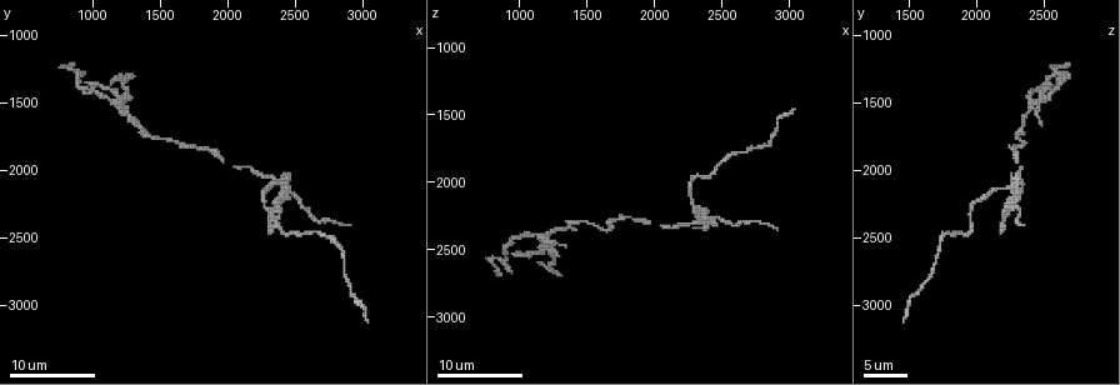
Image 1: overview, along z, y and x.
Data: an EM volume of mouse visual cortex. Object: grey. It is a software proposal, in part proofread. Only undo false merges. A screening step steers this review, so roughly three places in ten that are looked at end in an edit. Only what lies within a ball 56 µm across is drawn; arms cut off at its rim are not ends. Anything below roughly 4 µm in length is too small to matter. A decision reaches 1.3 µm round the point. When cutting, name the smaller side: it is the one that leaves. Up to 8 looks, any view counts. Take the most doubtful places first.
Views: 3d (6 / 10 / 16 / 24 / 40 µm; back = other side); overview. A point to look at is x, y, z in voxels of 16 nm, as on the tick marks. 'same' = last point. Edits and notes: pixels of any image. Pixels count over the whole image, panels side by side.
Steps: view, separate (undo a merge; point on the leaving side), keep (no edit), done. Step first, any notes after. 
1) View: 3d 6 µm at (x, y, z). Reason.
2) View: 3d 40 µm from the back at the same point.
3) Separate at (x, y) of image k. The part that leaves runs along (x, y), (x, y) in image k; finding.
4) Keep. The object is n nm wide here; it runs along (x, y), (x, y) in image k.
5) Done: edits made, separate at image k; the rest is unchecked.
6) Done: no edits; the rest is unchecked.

View: 3d 10 µm at (2340, 2100, 2260). Side arm on a straight run.

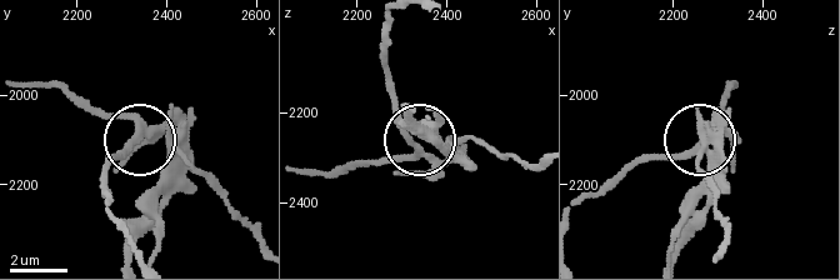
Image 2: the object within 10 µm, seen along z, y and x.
Separate at (181, 154) of image 2. The object is 220 nm wide here; a second cell is stuck on.

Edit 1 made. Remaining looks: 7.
View: 3d 16 µm at (1200, 1540, 2400).

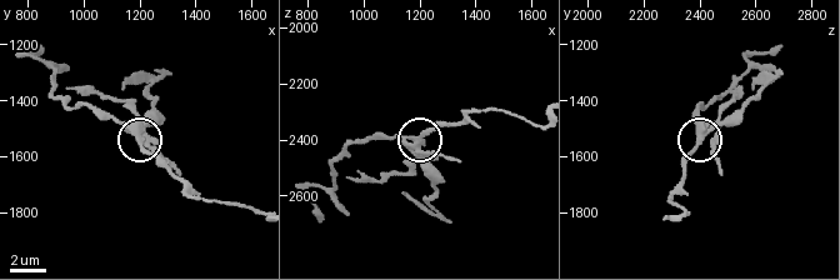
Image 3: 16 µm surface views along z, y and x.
Separate at (429, 161) of image 3. The object is 330 nm wide here; the part that leaves runs along (414, 141), (433, 189), (433, 208), (449, 219) in image 3; a second cell is stuck on.

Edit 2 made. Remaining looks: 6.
View: overview.

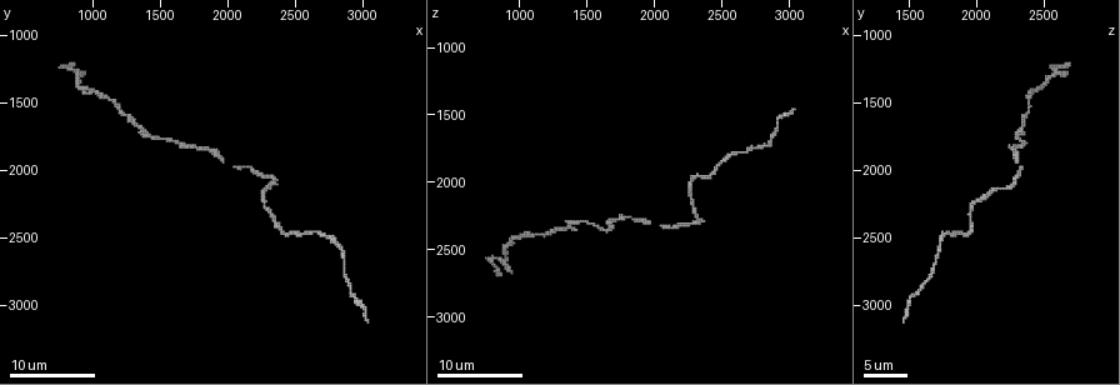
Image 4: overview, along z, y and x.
View: 3d 6 µm at (1620, 1800, 2340). Sudden change in width.

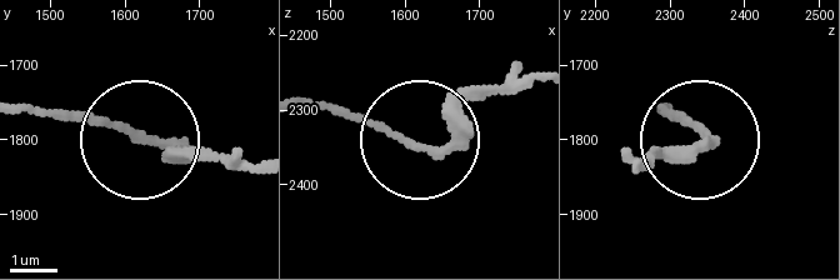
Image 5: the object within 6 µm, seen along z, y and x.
Keep. It runs along (638, 164), (706, 144), (663, 115) in image 5; continuous, no second cell.

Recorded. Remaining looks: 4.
View: 3d 6 µm at (1960, 1920, 2300). Calibre changes.

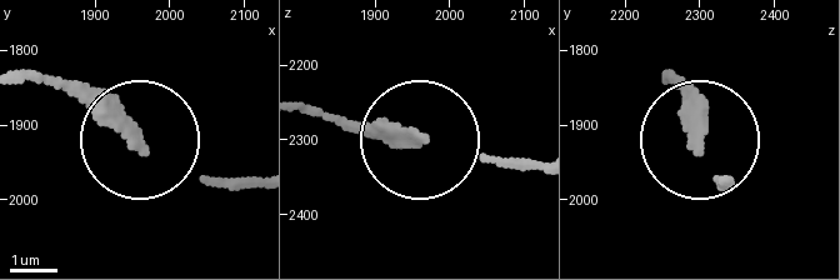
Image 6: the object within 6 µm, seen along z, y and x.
Keep. All the same cell.

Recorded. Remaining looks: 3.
Done: edits made, separate at image 2, separate at image 3; the rest is unchecked.

